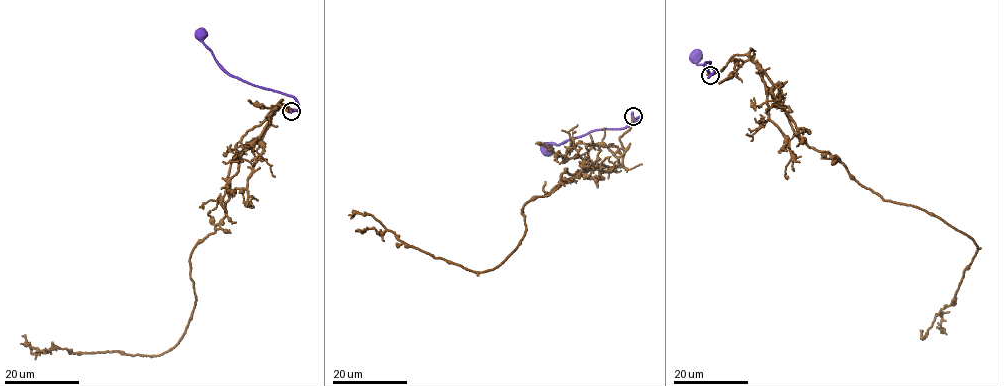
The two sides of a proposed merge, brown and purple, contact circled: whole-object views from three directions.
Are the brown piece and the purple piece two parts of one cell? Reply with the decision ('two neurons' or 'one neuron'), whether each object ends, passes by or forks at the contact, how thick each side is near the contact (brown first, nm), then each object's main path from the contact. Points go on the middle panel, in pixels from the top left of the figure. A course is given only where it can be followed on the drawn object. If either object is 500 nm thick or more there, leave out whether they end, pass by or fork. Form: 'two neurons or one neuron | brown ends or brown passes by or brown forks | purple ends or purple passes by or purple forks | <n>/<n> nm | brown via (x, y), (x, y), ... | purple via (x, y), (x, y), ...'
two neurons | brown ends | purple ends | 280/340 nm | brown via (632, 116), (623, 162), (566, 168), (483, 272), (350, 218) | purple via (633, 116), (635, 120), (640, 119), (623, 128), (597, 129), (559, 145), (548, 144), (547, 149)

